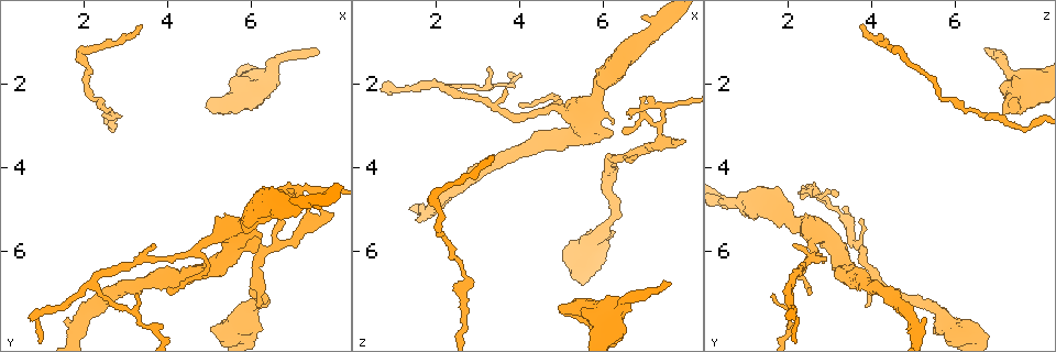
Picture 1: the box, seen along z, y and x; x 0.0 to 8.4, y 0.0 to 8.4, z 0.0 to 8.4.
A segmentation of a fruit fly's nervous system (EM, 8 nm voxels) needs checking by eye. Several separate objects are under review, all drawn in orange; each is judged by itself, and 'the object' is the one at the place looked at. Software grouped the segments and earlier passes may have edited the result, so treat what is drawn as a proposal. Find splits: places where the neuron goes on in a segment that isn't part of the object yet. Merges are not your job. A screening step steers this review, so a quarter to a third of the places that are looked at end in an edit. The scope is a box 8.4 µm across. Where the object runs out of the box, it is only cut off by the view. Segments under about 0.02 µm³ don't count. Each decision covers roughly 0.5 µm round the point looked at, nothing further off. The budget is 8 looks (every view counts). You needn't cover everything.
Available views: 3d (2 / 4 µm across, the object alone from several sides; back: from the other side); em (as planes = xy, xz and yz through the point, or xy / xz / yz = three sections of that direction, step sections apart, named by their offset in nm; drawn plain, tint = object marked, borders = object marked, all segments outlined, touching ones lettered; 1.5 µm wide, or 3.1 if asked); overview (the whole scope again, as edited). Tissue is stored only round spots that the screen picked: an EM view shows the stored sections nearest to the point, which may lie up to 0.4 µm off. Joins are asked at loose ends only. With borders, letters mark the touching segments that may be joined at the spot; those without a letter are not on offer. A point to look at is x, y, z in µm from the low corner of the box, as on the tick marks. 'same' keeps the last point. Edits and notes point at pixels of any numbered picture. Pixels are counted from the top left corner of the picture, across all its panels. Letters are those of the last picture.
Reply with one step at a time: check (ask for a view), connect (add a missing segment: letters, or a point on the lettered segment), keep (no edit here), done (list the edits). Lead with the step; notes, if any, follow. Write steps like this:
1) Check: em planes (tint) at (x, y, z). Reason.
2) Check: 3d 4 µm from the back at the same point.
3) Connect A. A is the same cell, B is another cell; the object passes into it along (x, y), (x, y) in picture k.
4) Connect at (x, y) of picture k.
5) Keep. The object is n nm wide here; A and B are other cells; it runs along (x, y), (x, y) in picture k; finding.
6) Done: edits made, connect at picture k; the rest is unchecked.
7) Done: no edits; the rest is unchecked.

Check: em planes (borders) at (3.65, 5.80, 2.20). Free end.

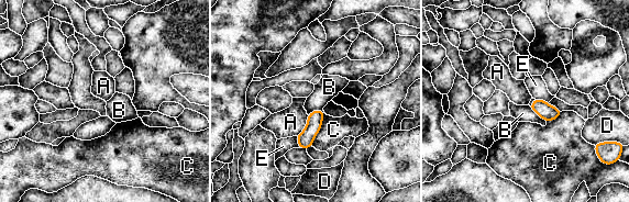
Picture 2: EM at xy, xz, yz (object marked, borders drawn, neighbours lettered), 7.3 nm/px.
Keep. The longest contact is with C, 280 nm; A, B, C, D and E are other cells; a border runs along (534, 98), (540, 98), (548, 103) in picture 2; no lettered segment goes on from it.

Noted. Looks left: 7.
Check: em planes (tint) at (7.90, 5.15, 3.40). An open end.

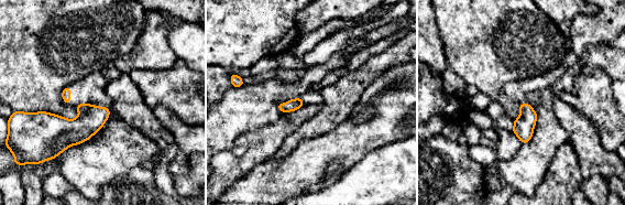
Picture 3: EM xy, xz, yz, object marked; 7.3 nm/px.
Check: em planes (borders) at the same point.

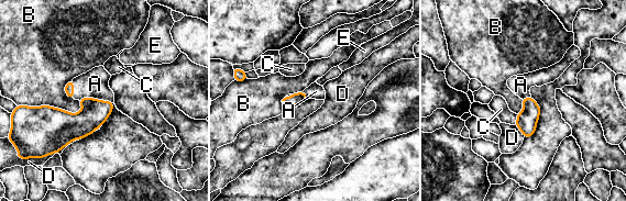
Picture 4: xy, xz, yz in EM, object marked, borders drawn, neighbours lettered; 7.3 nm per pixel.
Connect A. The longest contact is with B, 400 nm; A is the same cell, B, C, D and E are other cells; it goes on there.

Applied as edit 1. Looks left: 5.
Check: 3d 2 µm at (6.20, 5.65, 2.95). Free end.

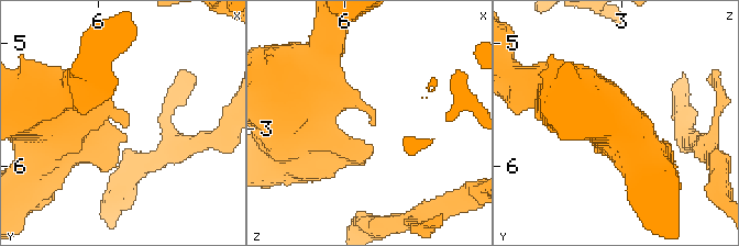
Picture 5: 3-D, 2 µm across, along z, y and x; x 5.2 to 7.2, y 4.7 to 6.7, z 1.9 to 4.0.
Check: em planes (borders) at (6.22, 5.68, 2.96).

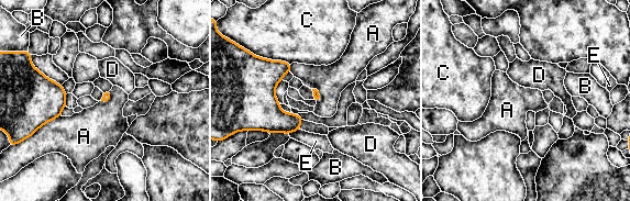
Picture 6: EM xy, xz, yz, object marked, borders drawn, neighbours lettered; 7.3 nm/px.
Keep. A, B, C, D and E are other cells; a border runs along (61, 115), (47, 121), (35, 132) in picture 6; no lettered segment goes on from it.

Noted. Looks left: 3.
Done: edits made, connect at picture 4; the rest is unchecked.

